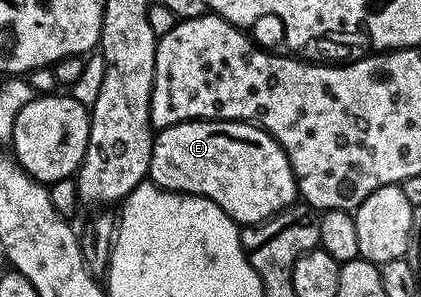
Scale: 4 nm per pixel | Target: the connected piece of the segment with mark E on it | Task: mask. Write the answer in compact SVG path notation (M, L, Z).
M186 120L158 129L154 137L149 180L157 188L209 198L209 202L217 202L217 206L240 226L258 226L296 203L299 187L289 158L283 147L257 124L249 124L246 120Z

